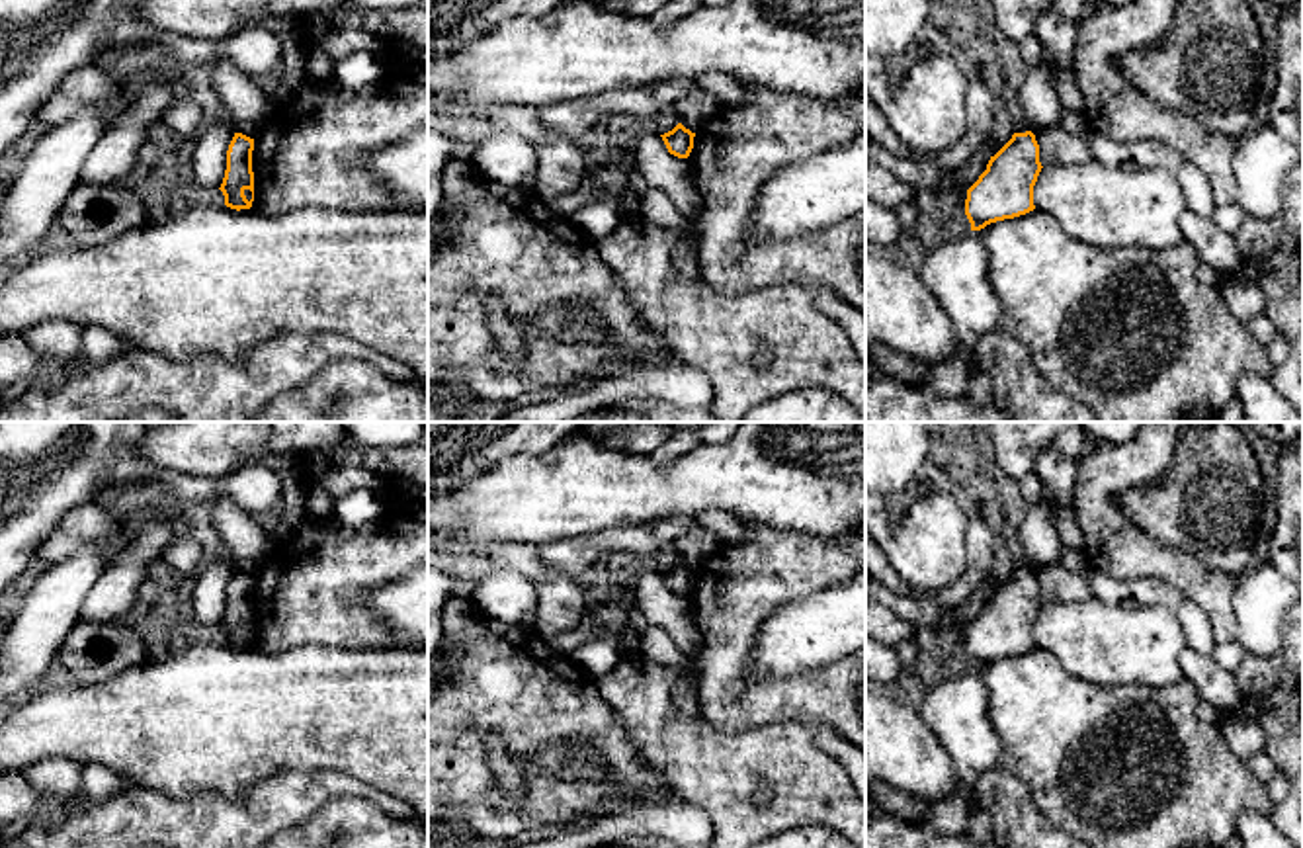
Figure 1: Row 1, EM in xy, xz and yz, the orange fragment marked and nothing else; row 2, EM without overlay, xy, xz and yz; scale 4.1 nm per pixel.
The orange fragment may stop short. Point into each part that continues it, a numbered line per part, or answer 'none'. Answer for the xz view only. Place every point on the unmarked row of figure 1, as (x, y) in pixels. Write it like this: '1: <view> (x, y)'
none

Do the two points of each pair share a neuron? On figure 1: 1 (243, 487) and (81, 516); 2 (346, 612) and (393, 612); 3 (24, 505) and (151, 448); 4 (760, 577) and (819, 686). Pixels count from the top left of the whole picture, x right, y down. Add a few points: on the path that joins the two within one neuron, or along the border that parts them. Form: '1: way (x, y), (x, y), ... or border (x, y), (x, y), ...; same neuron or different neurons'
1: border (94, 499), (77, 503), (55, 526); different neurons
2: border (401, 575), (368, 596), (393, 634), (379, 645); different neurons
3: border (135, 444), (153, 464), (182, 471); different neurons
4: way (735, 624), (735, 680), (749, 694), (772, 694); same neuron

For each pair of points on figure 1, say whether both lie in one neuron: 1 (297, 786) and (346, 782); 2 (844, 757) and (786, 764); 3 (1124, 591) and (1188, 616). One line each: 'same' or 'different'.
1: same
2: different
3: same

